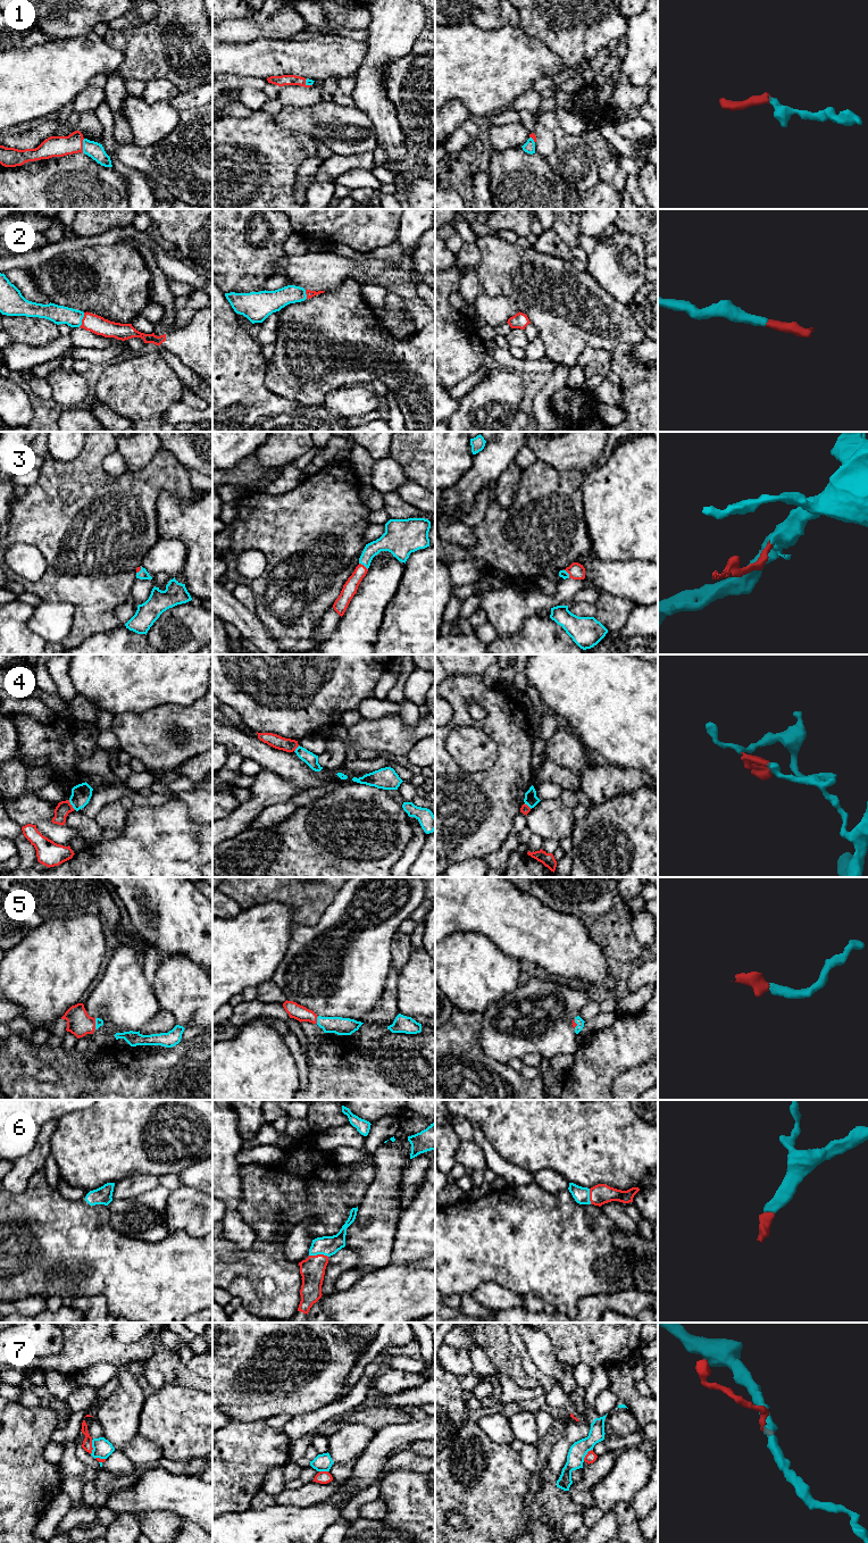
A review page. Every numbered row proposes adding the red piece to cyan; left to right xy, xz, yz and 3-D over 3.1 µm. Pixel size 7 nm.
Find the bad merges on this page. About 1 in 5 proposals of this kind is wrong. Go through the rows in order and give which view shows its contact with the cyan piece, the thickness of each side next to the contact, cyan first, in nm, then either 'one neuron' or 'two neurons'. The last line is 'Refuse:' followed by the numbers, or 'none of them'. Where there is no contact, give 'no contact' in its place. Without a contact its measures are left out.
1: meets cyan in xy; 120 nm thick on the cyan side, 140 nm on the other; one neuron
2: meets cyan in xy; 130 nm thick on the cyan side, 130 nm on the other; one neuron
3: meets cyan in xz; 150 nm thick on the cyan side, 100 nm on the other; one neuron
4: meets cyan in xy; 140 nm thick on the cyan side, 100 nm on the other; two neurons
5: meets cyan in xz; 130 nm thick on the cyan side, 110 nm on the other; one neuron
6: meets cyan in xz; 140 nm thick on the cyan side, 180 nm on the other; one neuron
7: meets cyan in xy; 140 nm thick on the cyan side, 70 nm on the other; two neurons
Refuse: 4, 7

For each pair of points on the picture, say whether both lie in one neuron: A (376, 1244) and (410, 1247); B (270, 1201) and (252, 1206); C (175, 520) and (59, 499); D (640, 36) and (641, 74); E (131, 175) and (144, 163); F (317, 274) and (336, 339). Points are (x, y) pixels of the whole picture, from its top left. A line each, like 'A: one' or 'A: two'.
A: two
B: one
C: two
D: one
E: two
F: two

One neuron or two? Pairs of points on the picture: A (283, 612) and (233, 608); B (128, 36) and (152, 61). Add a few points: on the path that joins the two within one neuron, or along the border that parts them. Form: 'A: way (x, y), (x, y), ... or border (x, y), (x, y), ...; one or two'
A: border (255, 612), (270, 635); two
B: way (134, 42), (148, 56); one

